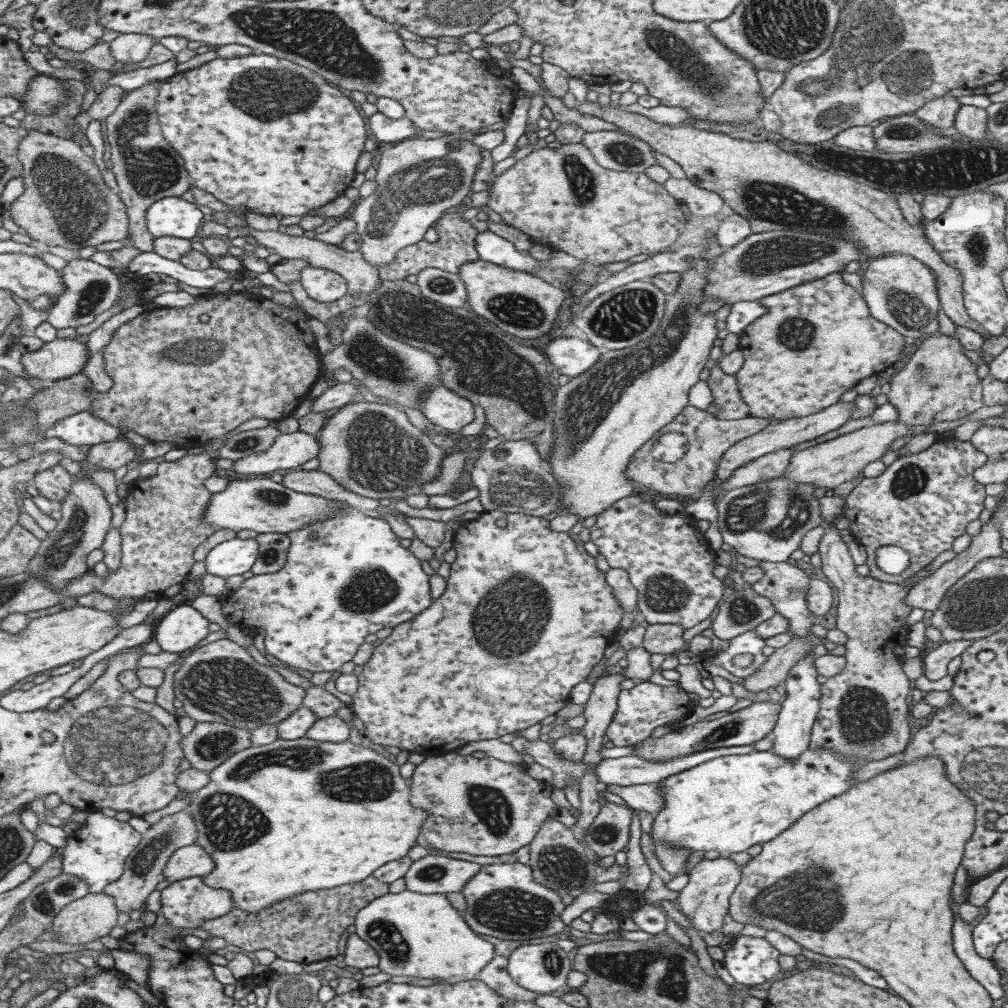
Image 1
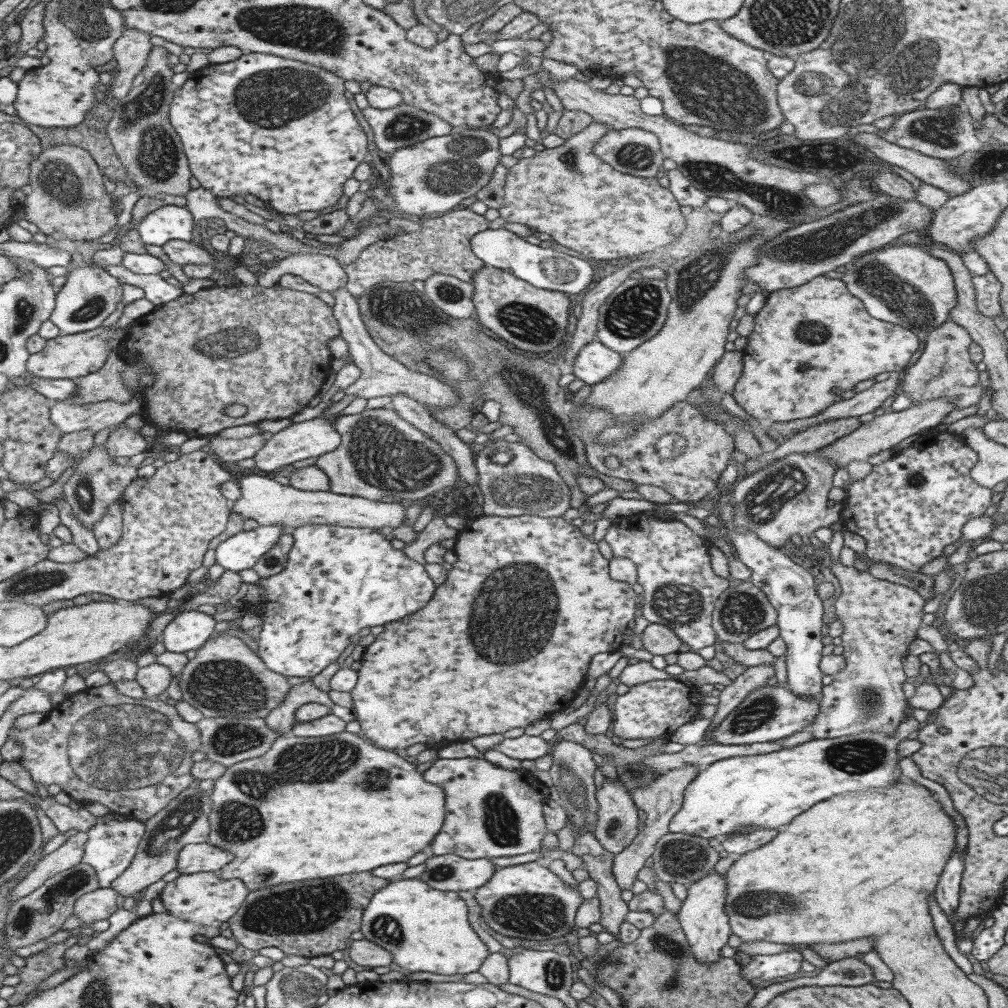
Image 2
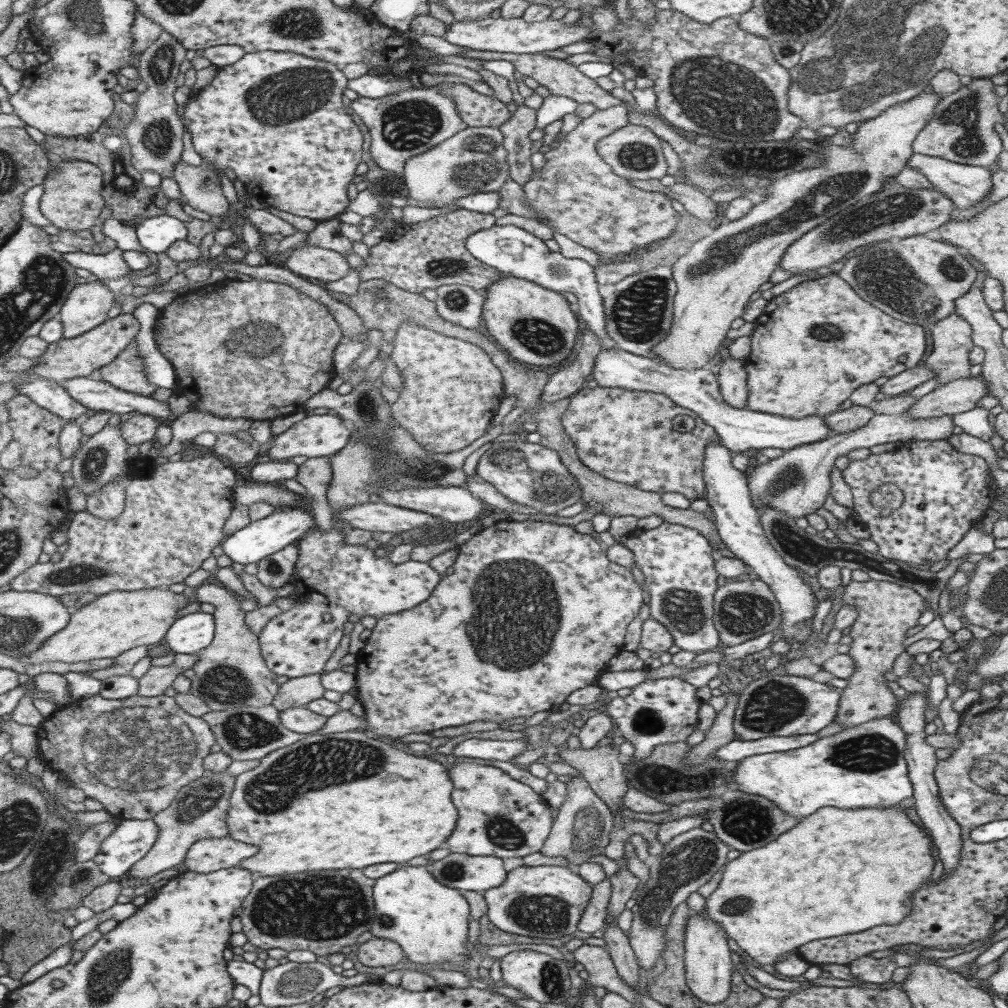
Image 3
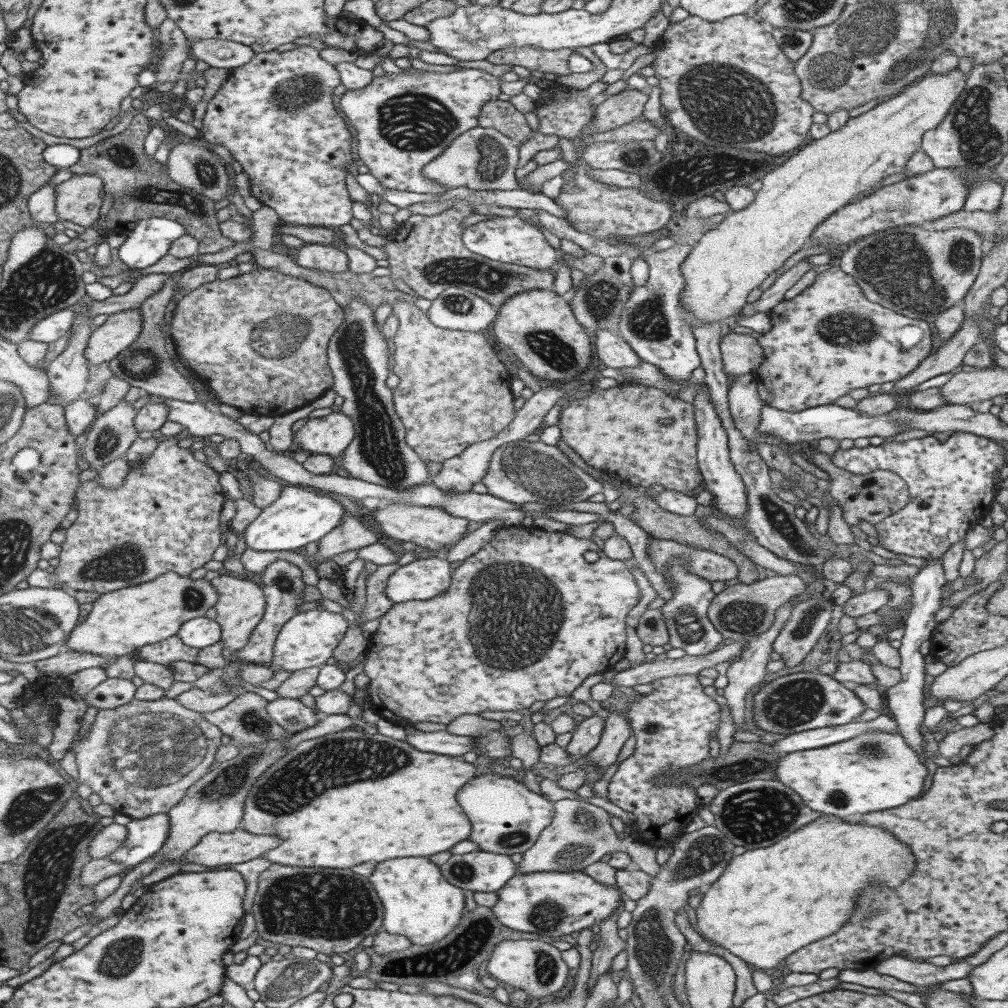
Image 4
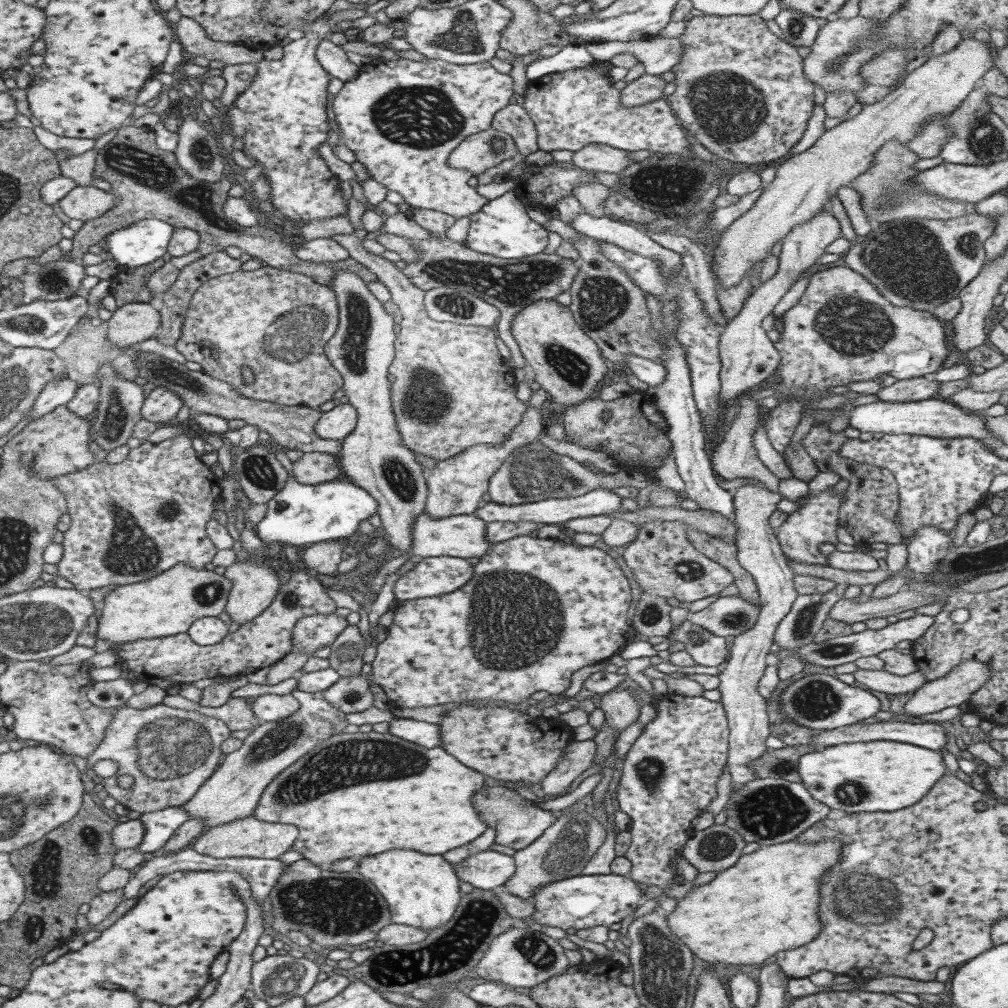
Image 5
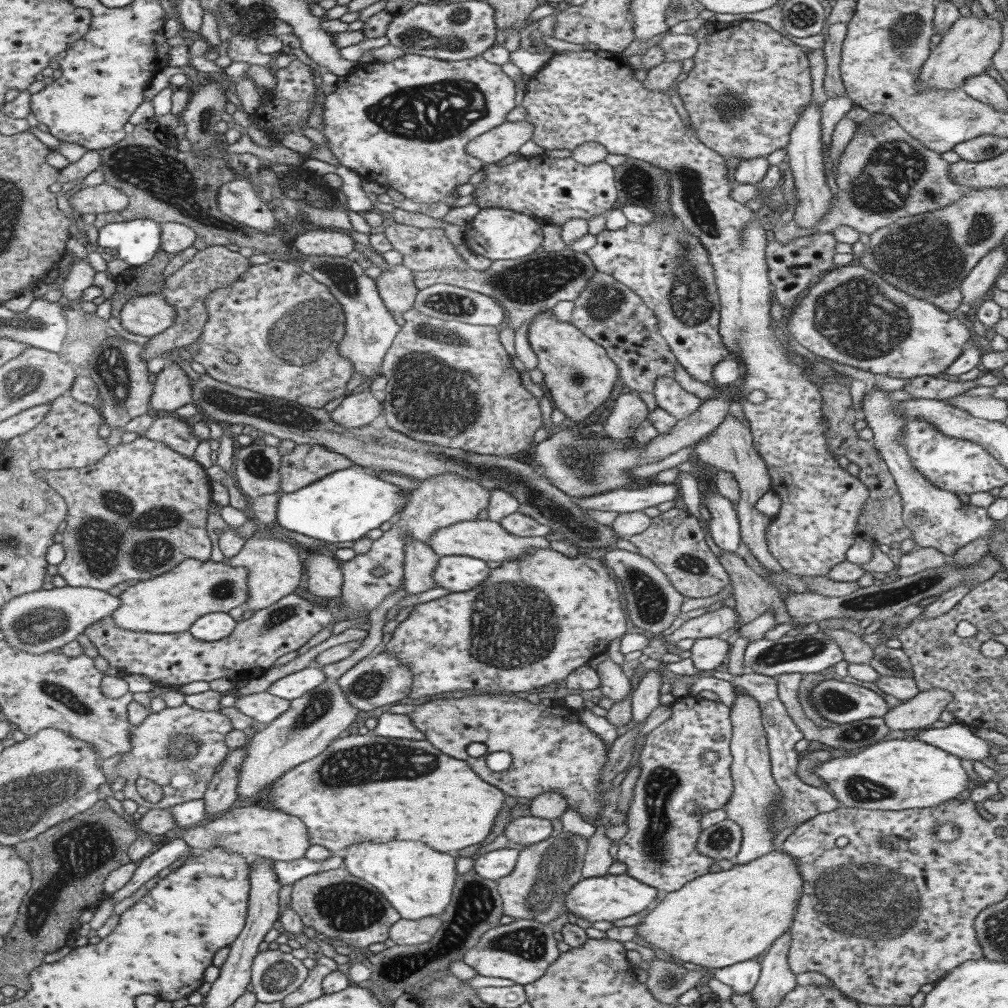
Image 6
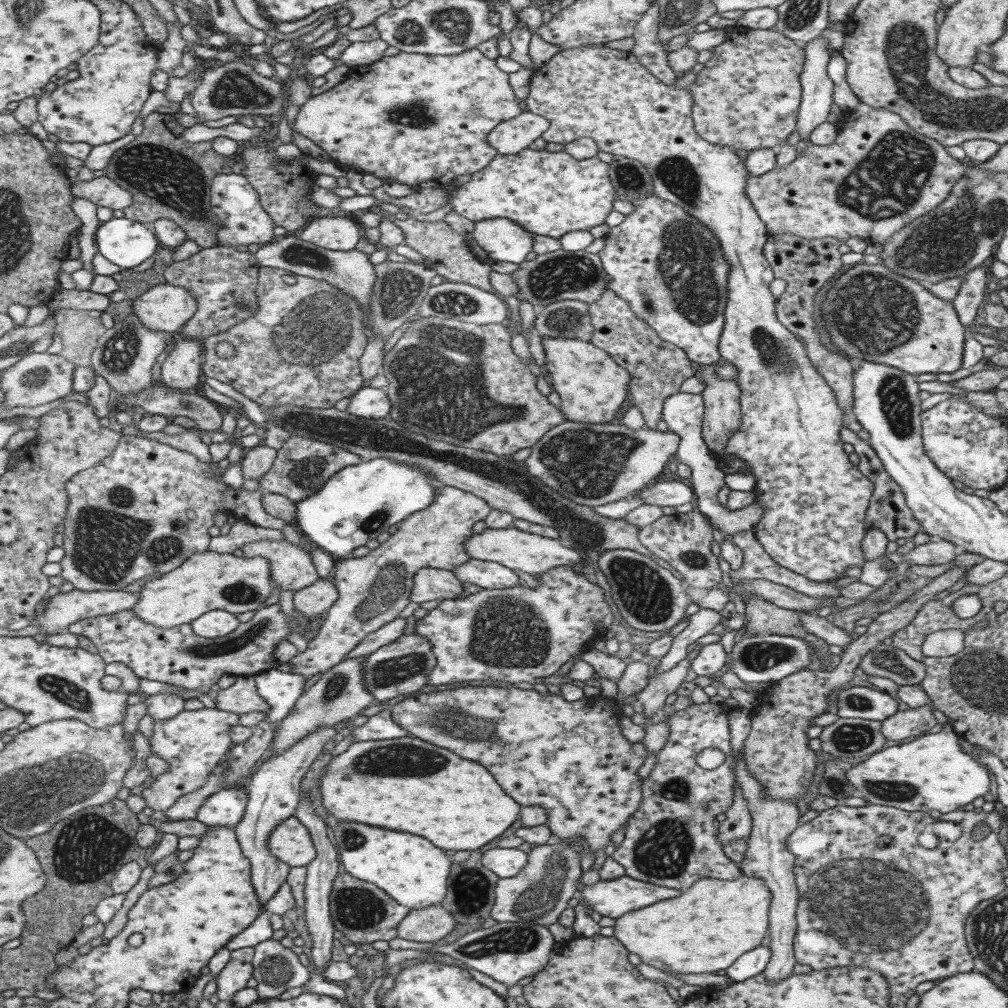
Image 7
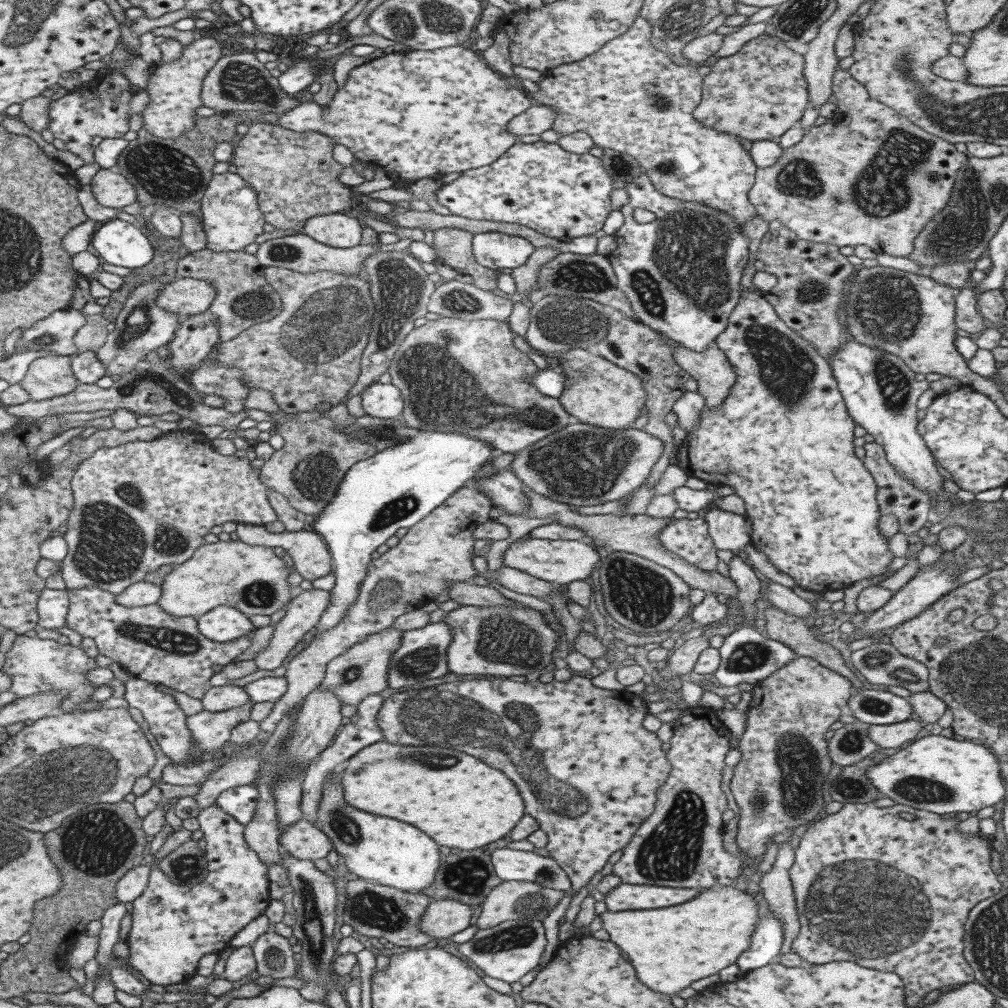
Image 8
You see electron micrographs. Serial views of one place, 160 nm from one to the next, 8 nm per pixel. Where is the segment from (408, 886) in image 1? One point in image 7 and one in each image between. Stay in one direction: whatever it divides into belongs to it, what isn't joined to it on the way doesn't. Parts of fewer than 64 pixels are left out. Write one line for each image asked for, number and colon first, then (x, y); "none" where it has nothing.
2: (449, 872)
3: (457, 871)
4: (477, 871)
5: (488, 869)
6: (492, 865)
7: (504, 862)

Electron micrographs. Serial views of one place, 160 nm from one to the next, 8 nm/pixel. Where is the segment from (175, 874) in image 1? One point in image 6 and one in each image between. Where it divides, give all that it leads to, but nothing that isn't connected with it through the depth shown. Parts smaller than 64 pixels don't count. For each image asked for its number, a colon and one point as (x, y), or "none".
2: (202, 857)
3: (210, 854)
4: (216, 848)
5: (245, 837)
6: (255, 830)

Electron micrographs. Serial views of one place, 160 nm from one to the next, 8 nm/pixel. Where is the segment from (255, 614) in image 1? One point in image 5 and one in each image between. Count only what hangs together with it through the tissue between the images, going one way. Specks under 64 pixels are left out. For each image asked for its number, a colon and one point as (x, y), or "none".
2: (336, 580)
3: (332, 577)
4: (307, 639)
5: (433, 576)

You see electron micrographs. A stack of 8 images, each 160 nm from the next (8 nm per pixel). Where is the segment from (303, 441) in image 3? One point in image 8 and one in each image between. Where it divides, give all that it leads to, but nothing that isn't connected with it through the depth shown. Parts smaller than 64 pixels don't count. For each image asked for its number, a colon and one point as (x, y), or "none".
4: (330, 434)
5: (335, 424)
6: (359, 409)
7: (367, 402)
8: (383, 401)

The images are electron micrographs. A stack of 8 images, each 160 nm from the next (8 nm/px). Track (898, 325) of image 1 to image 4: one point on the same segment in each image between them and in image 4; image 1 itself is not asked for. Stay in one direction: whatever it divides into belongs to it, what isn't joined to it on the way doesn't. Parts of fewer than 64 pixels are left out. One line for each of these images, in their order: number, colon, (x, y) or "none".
2: (903, 284)
3: (916, 280)
4: (915, 271)

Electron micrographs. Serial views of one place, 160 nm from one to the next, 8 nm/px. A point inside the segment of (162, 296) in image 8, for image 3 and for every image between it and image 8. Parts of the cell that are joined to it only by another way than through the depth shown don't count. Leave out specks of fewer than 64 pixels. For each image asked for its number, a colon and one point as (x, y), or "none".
3: (76, 357)
4: (119, 330)
5: (133, 322)
6: (145, 315)
7: (164, 307)

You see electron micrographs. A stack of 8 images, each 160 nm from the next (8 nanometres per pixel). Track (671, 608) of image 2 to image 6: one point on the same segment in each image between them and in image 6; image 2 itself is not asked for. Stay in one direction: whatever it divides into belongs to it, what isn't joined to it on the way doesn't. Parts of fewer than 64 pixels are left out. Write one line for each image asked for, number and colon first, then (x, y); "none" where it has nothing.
3: (675, 561)
4: (684, 614)
5: (705, 649)
6: (707, 654)

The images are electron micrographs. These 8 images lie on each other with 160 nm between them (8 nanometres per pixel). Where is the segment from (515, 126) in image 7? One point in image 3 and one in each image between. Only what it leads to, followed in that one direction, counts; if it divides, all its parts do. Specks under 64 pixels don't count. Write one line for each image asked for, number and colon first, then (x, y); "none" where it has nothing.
3: (473, 160)
4: (480, 158)
5: (475, 153)
6: (489, 147)

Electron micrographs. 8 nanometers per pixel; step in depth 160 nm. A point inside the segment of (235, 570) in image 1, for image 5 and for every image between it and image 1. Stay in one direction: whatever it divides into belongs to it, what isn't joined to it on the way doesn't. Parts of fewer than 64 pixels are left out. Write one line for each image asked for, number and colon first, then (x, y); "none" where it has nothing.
2: (239, 552)
3: (261, 538)
4: (299, 515)
5: (299, 514)

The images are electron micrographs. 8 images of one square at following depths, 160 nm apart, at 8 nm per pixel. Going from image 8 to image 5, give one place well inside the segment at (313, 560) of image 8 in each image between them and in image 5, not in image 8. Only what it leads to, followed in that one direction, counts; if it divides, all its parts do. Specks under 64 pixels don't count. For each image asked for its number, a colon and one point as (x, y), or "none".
5: (253, 586)
6: (274, 568)
7: (290, 566)

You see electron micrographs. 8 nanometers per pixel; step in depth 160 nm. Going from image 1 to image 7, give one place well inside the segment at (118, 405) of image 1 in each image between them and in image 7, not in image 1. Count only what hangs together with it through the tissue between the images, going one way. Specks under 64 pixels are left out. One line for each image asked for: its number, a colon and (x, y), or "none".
2: (266, 348)
3: (255, 349)
4: (257, 341)
5: (275, 322)
6: (283, 326)
7: (301, 347)

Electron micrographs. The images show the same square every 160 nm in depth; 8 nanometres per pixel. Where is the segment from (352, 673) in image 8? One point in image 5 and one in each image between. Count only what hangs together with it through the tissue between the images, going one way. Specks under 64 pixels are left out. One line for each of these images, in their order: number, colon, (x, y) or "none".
5: (231, 791)
6: (312, 721)
7: (339, 694)

